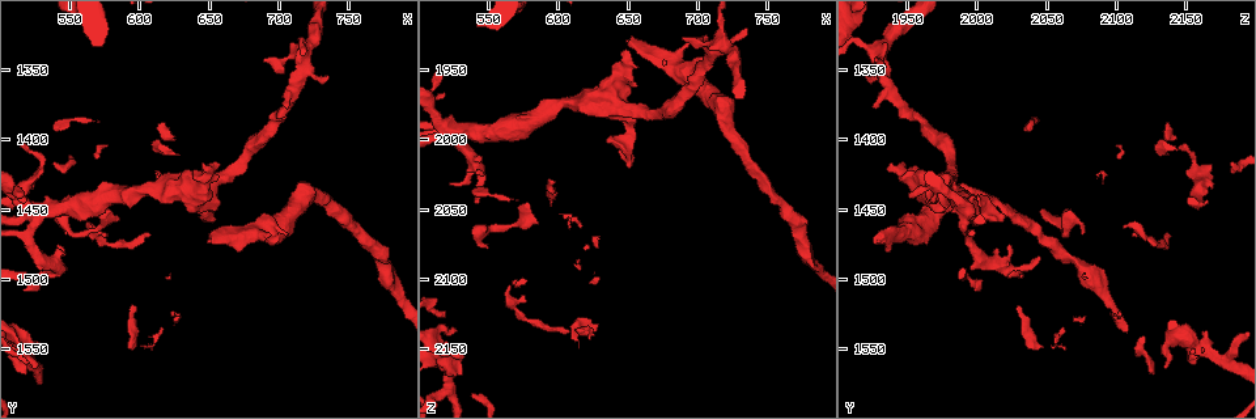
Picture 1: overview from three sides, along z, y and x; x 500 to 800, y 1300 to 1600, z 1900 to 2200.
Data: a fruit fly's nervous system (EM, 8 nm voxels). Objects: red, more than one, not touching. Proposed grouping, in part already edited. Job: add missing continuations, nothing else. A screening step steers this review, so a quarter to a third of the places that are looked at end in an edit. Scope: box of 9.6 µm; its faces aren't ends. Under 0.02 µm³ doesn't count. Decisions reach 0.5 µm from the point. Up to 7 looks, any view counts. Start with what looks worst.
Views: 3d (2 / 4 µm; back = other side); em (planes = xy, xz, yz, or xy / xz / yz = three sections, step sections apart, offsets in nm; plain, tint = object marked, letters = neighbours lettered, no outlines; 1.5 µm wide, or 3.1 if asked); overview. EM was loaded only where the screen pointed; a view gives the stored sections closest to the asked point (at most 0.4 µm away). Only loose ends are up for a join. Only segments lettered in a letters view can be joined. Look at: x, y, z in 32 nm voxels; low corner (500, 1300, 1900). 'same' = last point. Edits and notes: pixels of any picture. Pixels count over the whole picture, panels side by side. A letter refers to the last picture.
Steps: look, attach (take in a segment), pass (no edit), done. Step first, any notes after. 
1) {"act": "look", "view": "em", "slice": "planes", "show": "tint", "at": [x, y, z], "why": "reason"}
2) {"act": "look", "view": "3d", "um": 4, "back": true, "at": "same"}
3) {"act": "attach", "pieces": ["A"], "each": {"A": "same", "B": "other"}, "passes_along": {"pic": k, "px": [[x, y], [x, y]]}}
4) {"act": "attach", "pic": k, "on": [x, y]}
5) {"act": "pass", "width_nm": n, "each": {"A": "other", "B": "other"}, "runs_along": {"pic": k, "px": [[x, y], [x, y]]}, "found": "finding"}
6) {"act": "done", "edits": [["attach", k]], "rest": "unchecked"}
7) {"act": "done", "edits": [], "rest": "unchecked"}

{"act": "look", "view": "3d", "um": 2, "at": [650, 1472, 1932], "why": "branch stops here"}

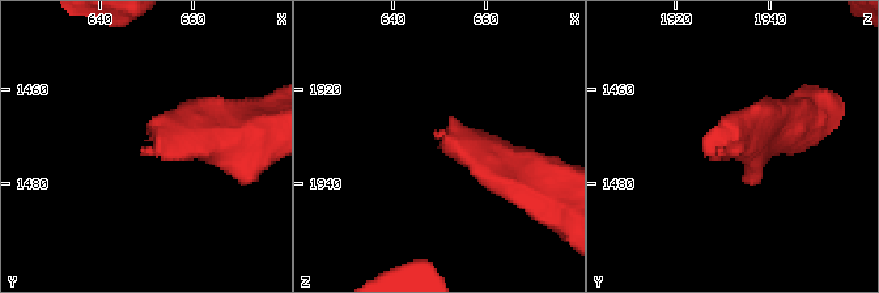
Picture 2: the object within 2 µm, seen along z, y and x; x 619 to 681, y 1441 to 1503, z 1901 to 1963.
{"act": "look", "view": "em", "slice": "xz", "step": 4, "show": "letters", "at": [649, 1473, 1931]}

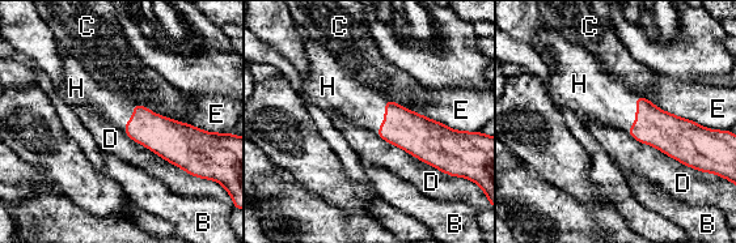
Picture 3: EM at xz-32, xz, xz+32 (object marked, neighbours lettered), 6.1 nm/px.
{"act": "look", "view": "em", "slice": "planes", "show": "letters", "at": "same", "why": "another direction"}

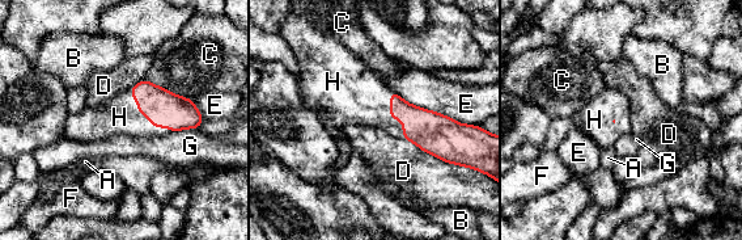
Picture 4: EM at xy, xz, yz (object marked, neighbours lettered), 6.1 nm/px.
{"act": "attach", "pieces": ["H"], "each": {"A": "other", "B": "other", "C": "other", "D": "other", "E": "other", "F": "other", "G": "other", "H": "same"}, "found": "the neuron continues"}

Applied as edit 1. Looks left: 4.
{"act": "look", "view": "3d", "um": 4, "at": [706, 1378, 1926], "why": "an open end"}

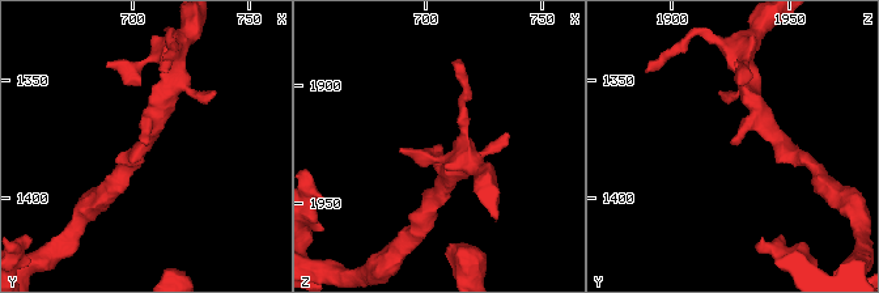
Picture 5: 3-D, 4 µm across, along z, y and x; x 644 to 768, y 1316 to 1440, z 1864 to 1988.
{"act": "look", "view": "em", "slice": "planes", "show": "letters", "at": [706, 1378, 1926], "arm_widths_nm": [200, 280]}

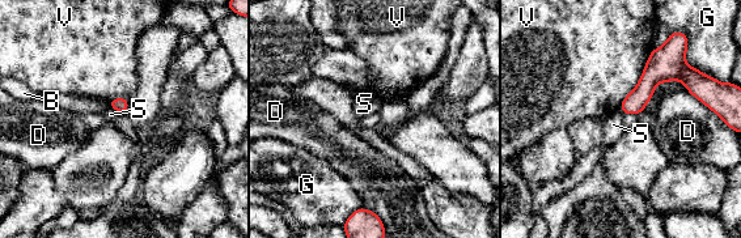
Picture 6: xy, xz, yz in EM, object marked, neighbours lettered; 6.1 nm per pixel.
{"act": "pass", "each": {"B": "other", "D": "other", "G": "other", "S": "other", "V": "other"}, "border": {"pic": 6, "px": [[109, 105], [119, 113]]}, "found": "none of them fits"}

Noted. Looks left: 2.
{"act": "done", "edits": [["attach", 4]], "rest": "unchecked"}

